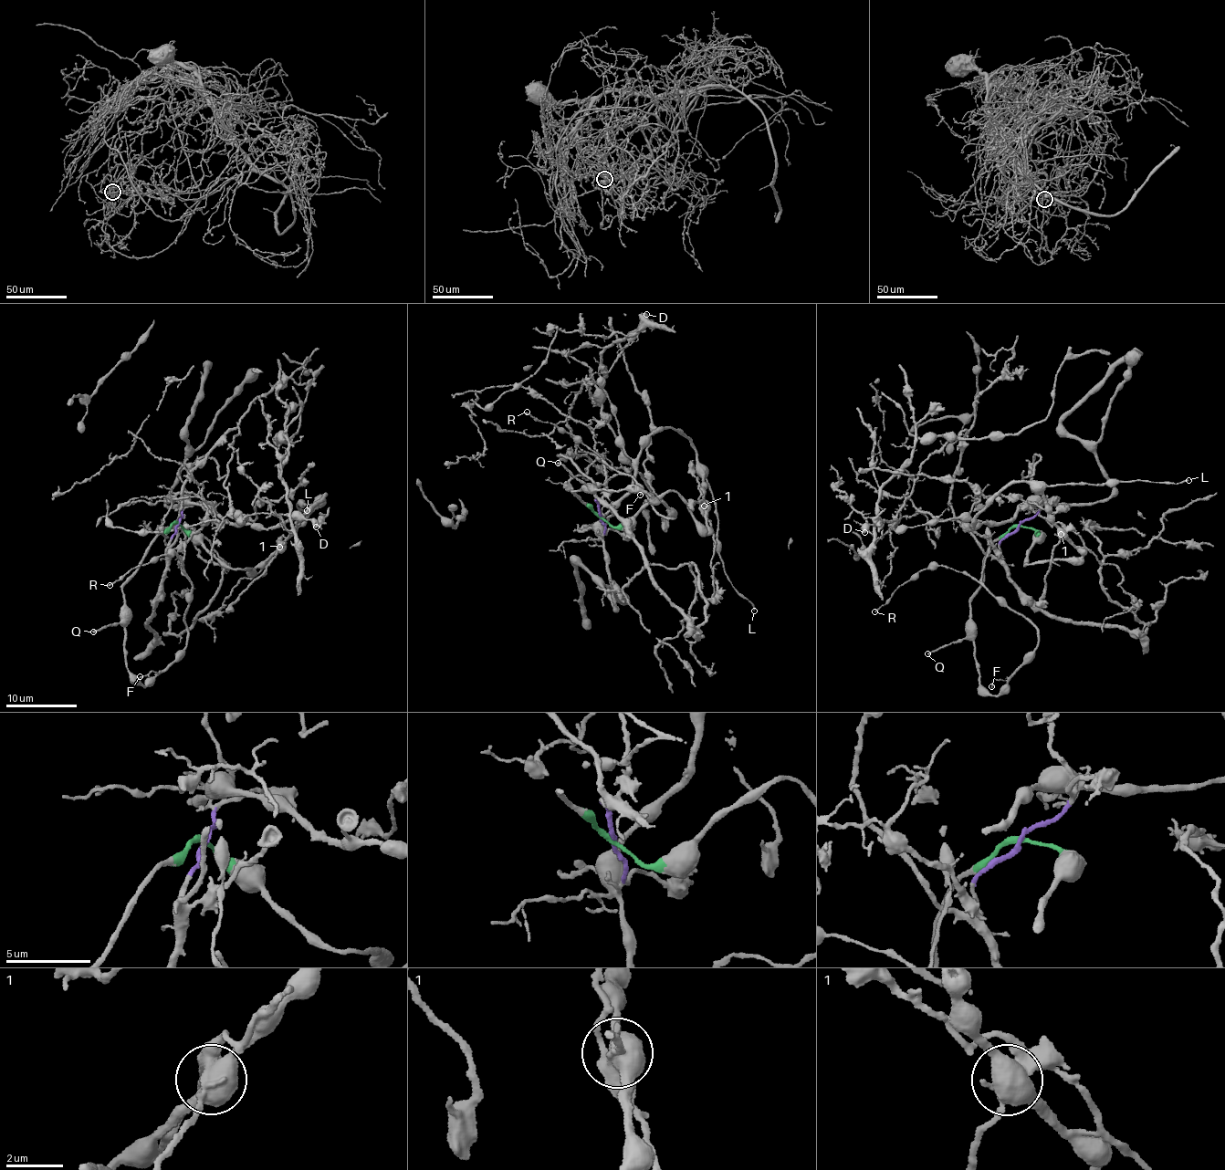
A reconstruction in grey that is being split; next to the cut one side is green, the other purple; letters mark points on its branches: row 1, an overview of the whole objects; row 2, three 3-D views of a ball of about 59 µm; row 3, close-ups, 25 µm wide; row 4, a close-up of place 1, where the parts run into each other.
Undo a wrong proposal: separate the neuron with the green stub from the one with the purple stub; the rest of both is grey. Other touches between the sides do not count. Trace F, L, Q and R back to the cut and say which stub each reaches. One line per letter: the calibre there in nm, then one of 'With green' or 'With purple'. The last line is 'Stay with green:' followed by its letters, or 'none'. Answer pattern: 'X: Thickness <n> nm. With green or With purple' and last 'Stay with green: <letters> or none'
F: Thickness 100 nm. With green
L: Thickness 160 nm. With green
Q: Thickness 240 nm. With green
R: Thickness 160 nm. With green
Stay with green: F, L, Q, R

